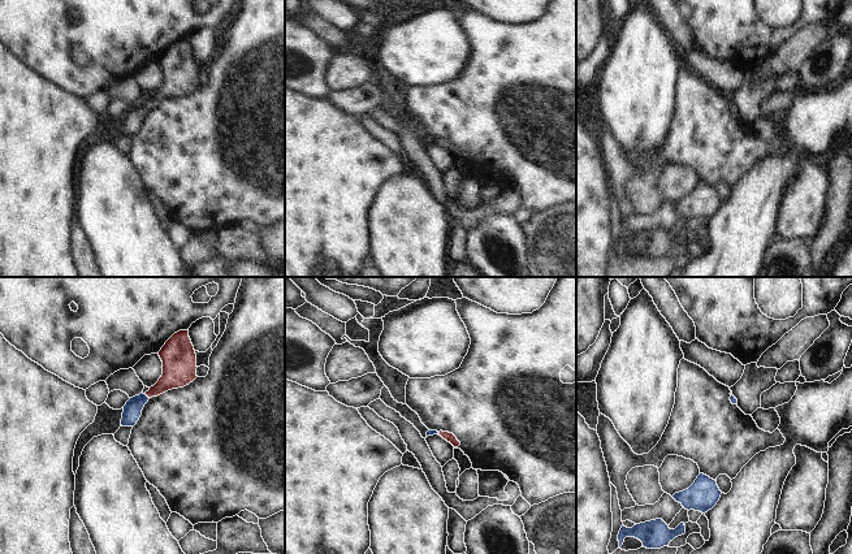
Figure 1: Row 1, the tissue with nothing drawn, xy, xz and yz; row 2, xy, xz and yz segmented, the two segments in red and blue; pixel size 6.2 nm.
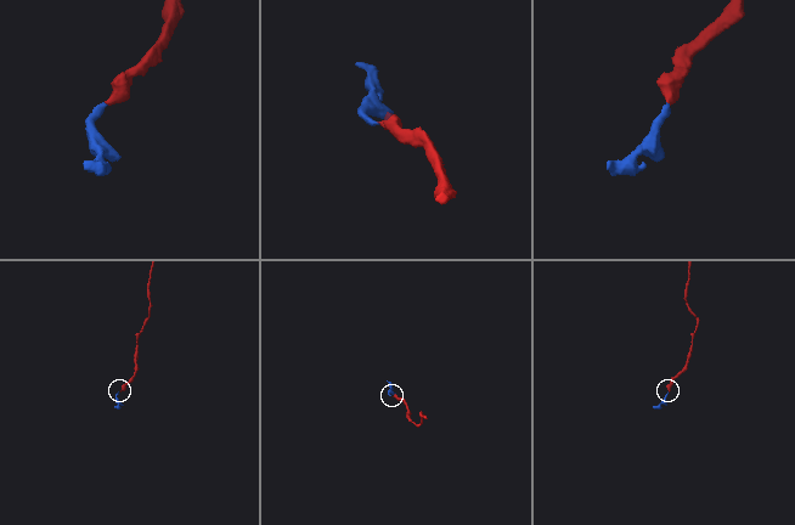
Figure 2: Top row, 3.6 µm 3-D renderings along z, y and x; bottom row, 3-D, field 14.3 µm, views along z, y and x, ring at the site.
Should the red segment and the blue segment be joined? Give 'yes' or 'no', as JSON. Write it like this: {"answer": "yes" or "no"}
{"answer": "yes"}

